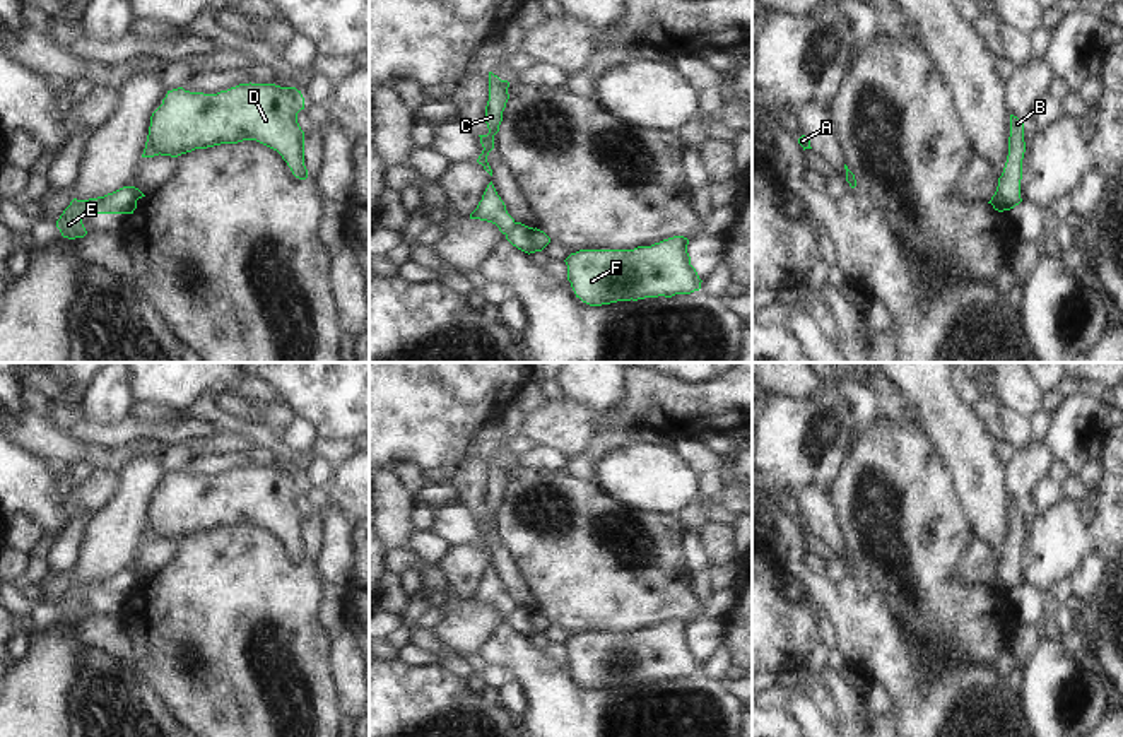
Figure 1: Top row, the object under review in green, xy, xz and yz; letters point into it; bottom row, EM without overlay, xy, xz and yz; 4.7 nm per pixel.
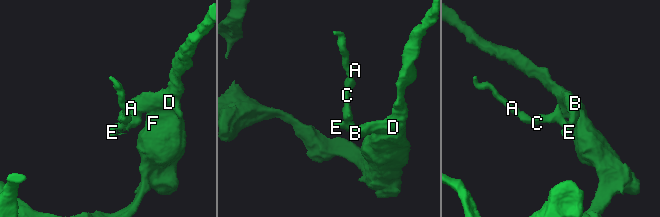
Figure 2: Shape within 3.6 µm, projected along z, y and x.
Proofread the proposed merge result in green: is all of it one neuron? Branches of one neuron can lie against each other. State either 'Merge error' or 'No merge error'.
Merge error

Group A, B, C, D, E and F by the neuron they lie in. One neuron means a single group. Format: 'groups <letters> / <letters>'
groups A C E / B D F

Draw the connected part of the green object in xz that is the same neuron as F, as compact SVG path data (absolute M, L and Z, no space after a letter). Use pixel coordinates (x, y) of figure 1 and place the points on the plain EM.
M673 619L634 633L579 633L564 643L567 663L590 689L691 677L703 663L691 648L687 628L687 621Z

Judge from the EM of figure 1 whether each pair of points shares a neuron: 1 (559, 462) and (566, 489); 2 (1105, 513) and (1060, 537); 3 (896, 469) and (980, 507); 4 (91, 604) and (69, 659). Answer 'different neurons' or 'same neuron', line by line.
1: different neurons
2: same neuron
3: different neurons
4: different neurons

